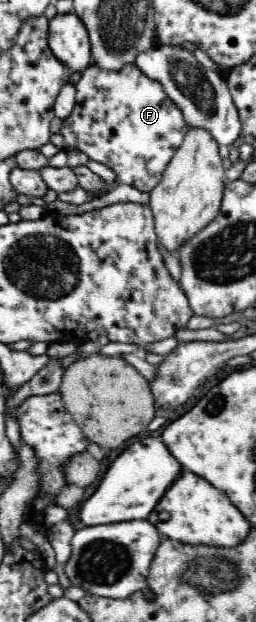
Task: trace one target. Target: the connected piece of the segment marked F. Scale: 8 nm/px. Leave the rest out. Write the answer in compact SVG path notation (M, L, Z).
M135 63L120 71L104 71L92 64L81 71L75 88L76 106L70 117L62 121L61 135L66 148L82 151L89 160L112 168L116 172L116 181L150 193L163 179L168 163L189 131L178 105L168 98L161 83L144 75Z

